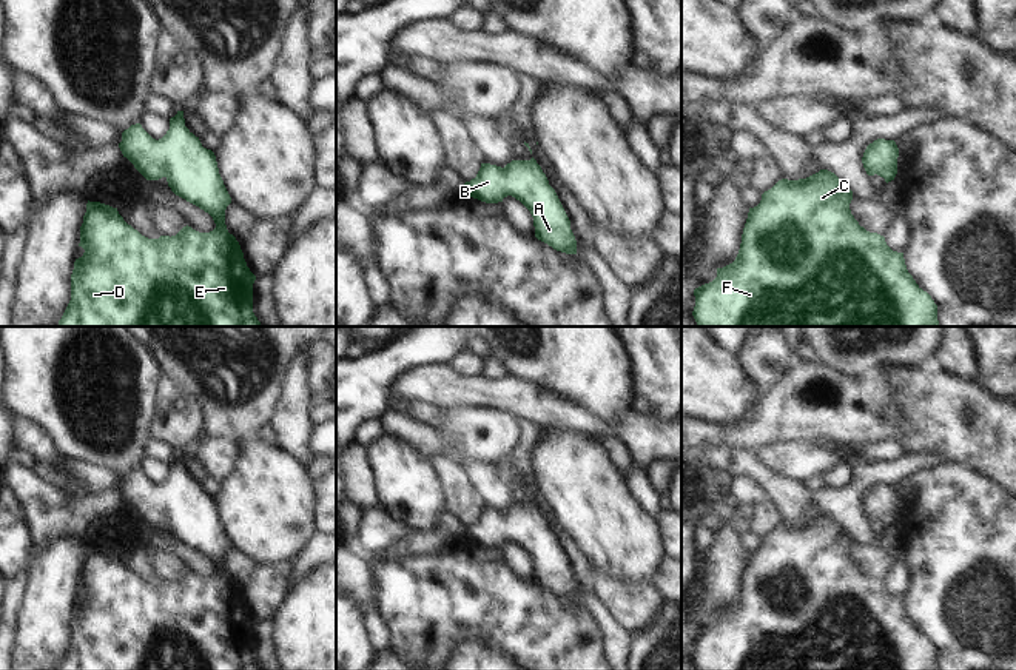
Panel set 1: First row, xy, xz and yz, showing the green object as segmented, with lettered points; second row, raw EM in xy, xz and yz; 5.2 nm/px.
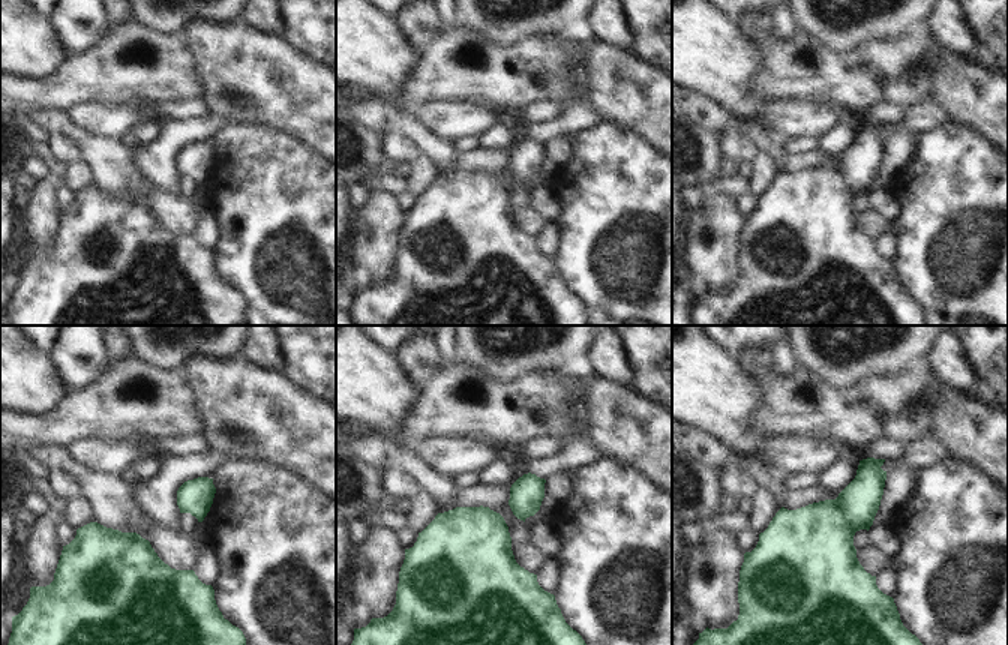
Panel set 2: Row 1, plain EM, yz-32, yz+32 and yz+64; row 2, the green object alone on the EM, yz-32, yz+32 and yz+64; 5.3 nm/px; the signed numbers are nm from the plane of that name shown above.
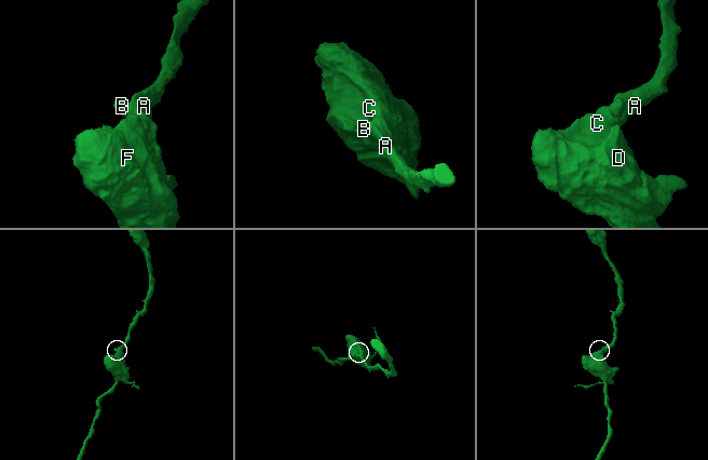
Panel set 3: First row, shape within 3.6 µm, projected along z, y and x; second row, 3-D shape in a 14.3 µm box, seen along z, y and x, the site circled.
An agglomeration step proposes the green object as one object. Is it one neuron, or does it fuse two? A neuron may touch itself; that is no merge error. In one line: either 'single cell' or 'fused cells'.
single cell

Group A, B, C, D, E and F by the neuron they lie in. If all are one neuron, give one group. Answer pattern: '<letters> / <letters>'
A B C D E F

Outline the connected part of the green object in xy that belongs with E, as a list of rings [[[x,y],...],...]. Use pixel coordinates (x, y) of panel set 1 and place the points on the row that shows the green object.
[[[183,111],[170,119],[170,129],[159,140],[140,123],[131,125],[122,132],[119,148],[146,180],[165,177],[171,191],[208,213],[216,228],[199,233],[187,225],[176,236],[148,239],[128,225],[117,208],[88,200],[79,243],[85,253],[74,262],[71,300],[59,327],[262,327],[253,313],[256,276],[247,266],[239,242],[225,225],[225,209],[231,197],[219,174],[214,152],[204,148],[199,137],[185,126]]]

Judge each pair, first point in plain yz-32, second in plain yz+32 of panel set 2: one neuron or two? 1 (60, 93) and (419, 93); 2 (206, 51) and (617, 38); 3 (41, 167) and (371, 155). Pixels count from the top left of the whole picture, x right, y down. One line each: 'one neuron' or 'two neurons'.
1: one neuron
2: two neurons
3: two neurons

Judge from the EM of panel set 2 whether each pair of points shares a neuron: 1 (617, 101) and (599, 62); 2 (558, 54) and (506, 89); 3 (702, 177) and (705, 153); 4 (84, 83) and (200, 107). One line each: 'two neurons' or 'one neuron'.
1: one neuron
2: one neuron
3: one neuron
4: two neurons

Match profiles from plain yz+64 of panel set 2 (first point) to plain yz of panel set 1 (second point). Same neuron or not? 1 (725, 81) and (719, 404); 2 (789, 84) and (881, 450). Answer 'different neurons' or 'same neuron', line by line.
1: same neuron
2: different neurons

